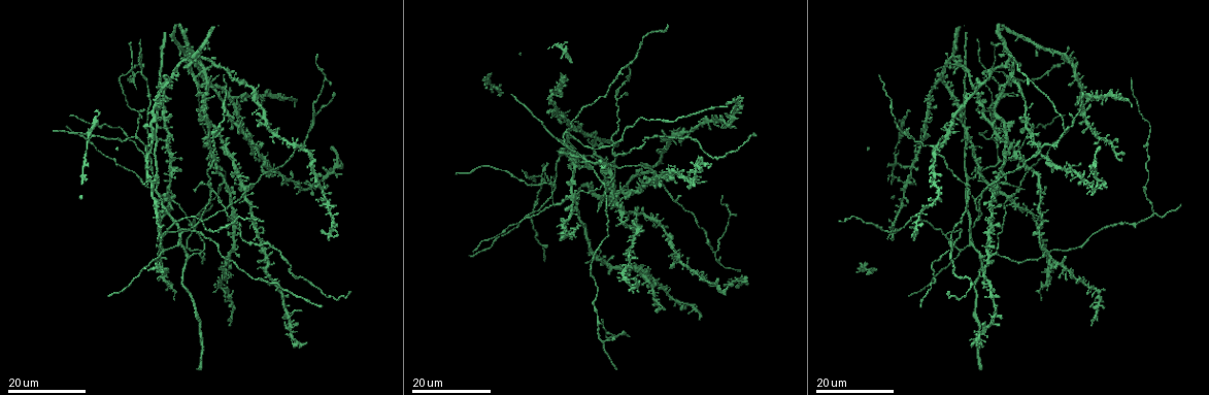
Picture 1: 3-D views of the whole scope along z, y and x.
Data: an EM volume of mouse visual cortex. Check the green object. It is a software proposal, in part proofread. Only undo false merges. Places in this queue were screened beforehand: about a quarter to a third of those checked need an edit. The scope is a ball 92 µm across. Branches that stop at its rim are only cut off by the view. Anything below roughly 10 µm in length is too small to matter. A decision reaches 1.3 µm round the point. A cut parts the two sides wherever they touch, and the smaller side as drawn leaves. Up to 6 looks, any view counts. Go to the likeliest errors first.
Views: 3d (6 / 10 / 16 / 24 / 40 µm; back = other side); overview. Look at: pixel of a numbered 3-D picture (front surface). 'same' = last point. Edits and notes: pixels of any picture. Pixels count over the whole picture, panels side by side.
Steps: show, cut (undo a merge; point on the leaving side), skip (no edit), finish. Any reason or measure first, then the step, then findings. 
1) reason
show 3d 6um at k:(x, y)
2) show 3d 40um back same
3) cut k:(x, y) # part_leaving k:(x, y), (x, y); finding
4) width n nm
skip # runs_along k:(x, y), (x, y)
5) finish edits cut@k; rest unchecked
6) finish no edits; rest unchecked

three arms meet
show 3d 24um at 1:(716, 251)

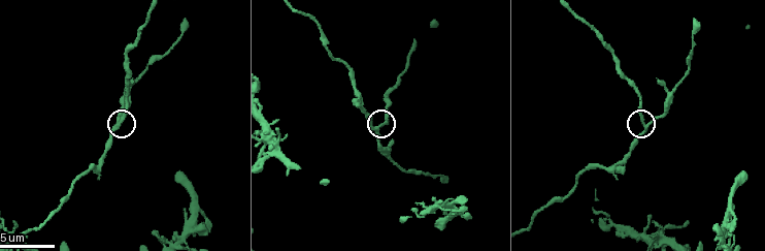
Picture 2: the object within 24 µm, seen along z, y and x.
show 3d 10um at 2:(117, 126)

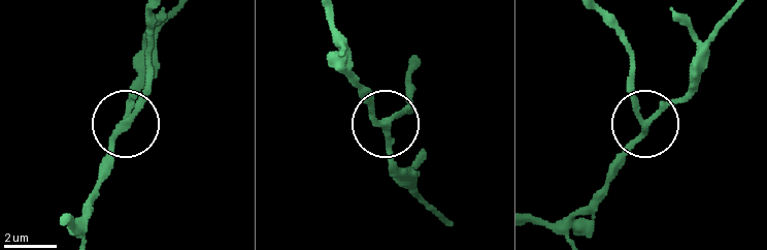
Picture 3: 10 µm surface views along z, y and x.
skip # runs_along 3:(63, 225), (78, 219), (96, 186), (125, 123), (131, 82); all the same cell

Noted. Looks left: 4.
two arms in line, one across
show 3d 16um at 1:(212, 192)

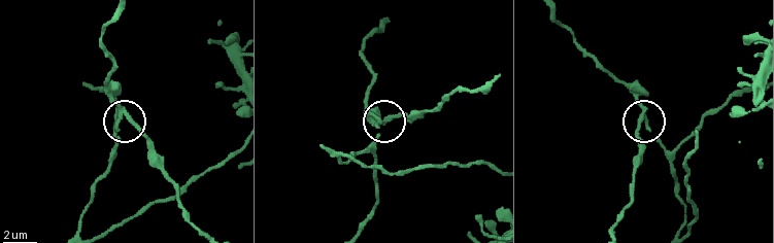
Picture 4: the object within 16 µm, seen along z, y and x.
show 3d 6um at 4:(388, 120)

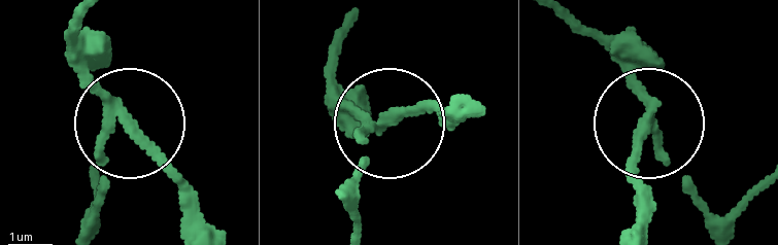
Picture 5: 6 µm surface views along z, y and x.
width 200 nm
cut 5:(164, 153) # part_leaving 5:(123, 110), (174, 184), (181, 229); two cells meet here

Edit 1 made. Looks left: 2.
branch point
show 3d 24um at 1:(565, 132)

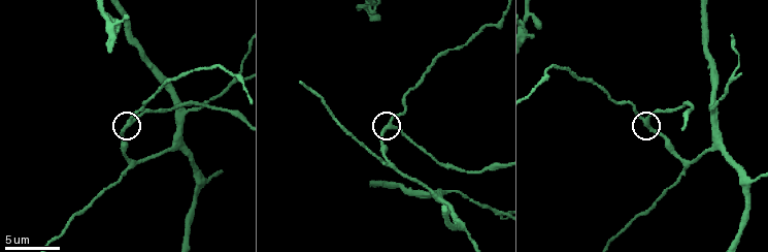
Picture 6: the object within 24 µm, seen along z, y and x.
closer look
show 3d 10um at 6:(648, 119)

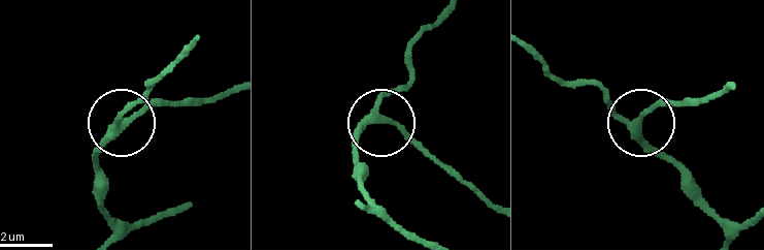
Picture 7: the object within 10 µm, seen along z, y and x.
side_arm 47 um; arms 3
skip # all the same cell

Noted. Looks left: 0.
finish edits cut@5; rest unchecked

